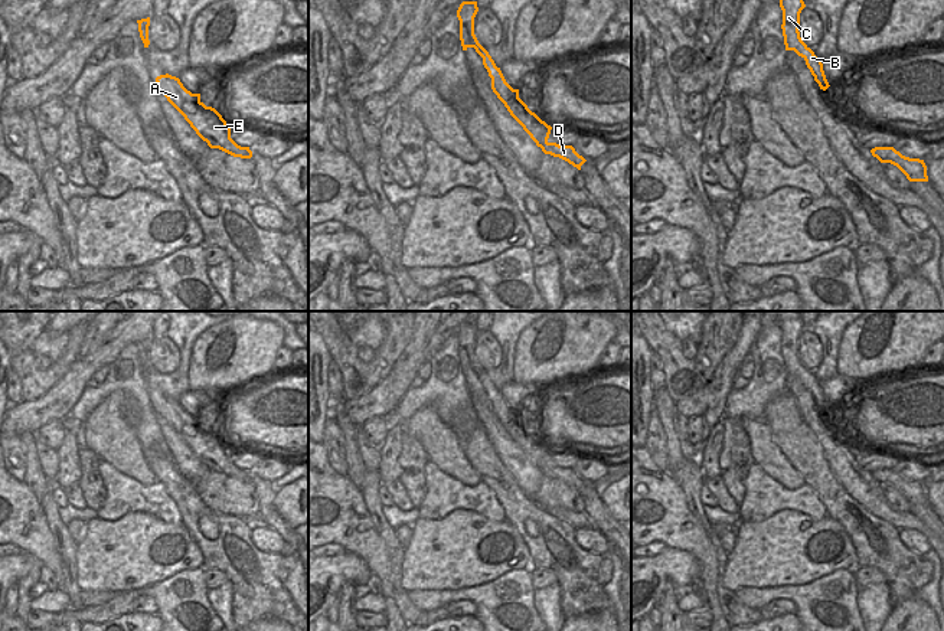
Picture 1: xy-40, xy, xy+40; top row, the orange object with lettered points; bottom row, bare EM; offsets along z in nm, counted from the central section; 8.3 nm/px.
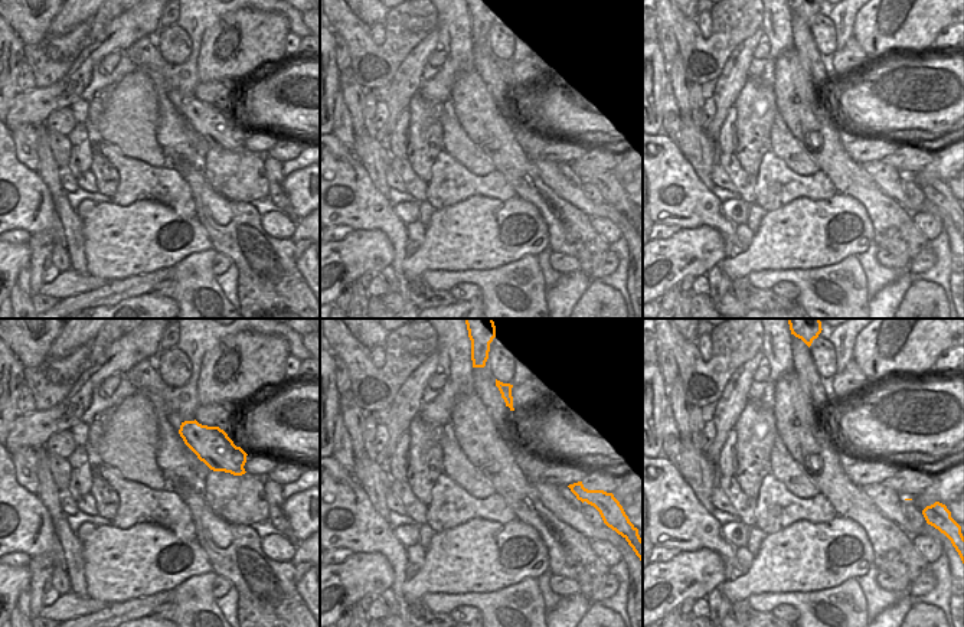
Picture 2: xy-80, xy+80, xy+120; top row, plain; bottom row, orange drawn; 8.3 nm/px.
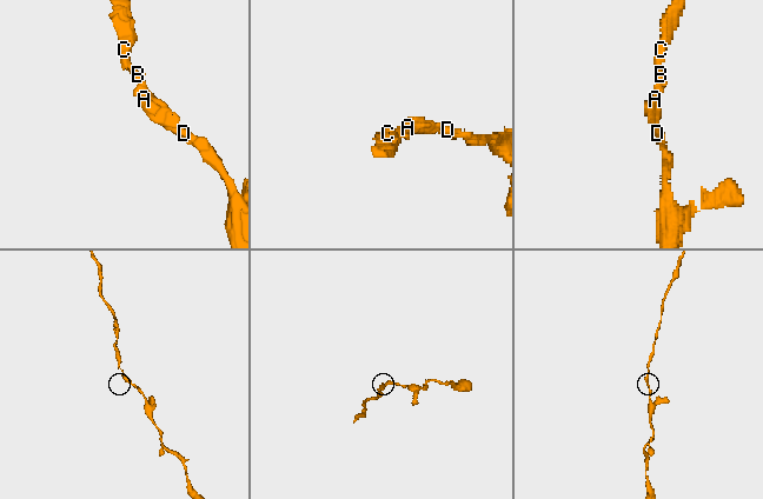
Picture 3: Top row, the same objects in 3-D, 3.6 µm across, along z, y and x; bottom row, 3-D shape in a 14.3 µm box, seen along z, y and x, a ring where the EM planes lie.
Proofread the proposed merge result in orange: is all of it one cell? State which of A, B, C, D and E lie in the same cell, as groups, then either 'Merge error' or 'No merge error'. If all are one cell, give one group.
Groups: A B C D E. No merge error

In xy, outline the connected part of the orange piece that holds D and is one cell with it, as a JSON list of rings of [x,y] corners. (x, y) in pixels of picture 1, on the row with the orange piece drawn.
[[[463,1],[457,10],[463,50],[474,48],[483,58],[483,65],[491,78],[493,92],[504,104],[510,115],[530,135],[536,146],[540,147],[545,154],[559,157],[581,170],[581,166],[587,160],[579,156],[572,146],[559,146],[548,141],[552,127],[527,108],[527,105],[519,98],[519,89],[513,89],[506,82],[500,68],[496,66],[489,52],[478,43],[474,35],[474,17],[477,12],[477,1]]]

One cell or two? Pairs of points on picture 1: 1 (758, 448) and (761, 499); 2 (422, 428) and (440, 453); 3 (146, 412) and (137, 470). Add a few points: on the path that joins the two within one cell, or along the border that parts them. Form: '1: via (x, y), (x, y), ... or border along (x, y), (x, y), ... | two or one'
1: border along (754, 461), (787, 489) | two
2: via (428, 434), (440, 447) | one
3: border along (126, 415), (126, 421), (136, 431), (144, 458) | two

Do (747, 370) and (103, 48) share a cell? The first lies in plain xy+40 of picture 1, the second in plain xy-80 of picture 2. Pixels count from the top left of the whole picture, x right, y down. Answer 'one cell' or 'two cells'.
two cells

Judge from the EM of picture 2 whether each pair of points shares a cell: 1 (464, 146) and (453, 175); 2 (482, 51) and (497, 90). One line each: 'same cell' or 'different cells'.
1: different cells
2: same cell

